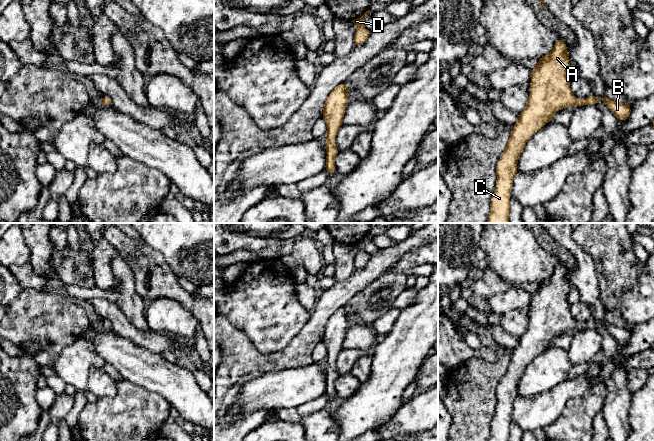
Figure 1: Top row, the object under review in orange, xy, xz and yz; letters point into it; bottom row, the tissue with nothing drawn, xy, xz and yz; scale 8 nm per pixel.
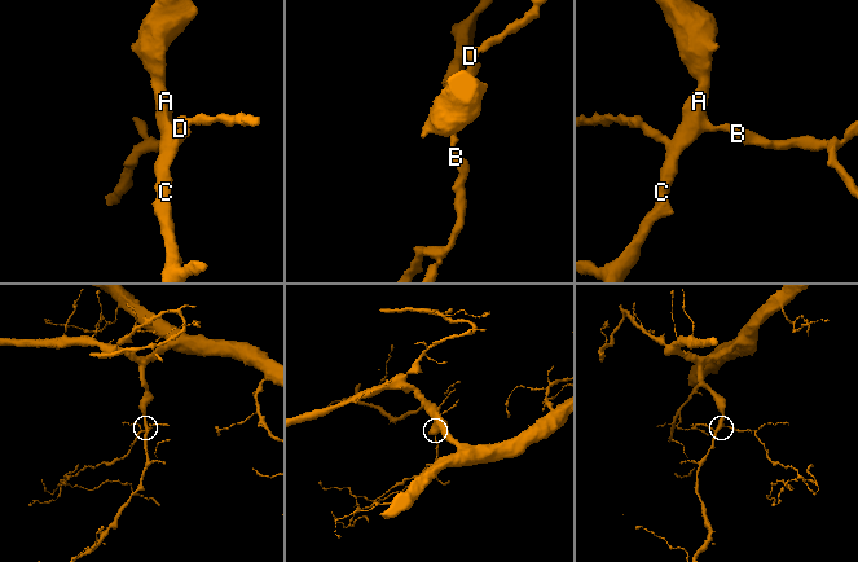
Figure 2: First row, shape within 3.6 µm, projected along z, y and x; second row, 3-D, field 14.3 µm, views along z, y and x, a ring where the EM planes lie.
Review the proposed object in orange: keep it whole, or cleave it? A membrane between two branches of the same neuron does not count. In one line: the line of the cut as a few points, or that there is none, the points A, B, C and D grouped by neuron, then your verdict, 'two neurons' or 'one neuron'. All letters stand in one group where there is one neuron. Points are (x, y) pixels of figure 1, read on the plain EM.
cut none; groups A B C D; one neuron

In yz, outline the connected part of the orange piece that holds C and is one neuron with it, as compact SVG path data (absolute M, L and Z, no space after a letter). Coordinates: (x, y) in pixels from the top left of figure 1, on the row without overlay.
M557 263L553 274L538 284L538 288L531 293L527 329L519 337L518 345L513 349L508 367L496 389L496 411L488 441L509 441L510 417L521 376L532 359L548 347L557 335L569 330L596 330L597 325L602 324L620 345L625 345L631 338L629 327L617 327L593 318L583 324L574 320L566 301L570 281L563 263Z

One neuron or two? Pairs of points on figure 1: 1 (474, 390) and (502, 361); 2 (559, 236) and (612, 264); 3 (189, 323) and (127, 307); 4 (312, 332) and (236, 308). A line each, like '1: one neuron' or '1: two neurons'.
1: one neuron
2: two neurons
3: two neurons
4: two neurons

